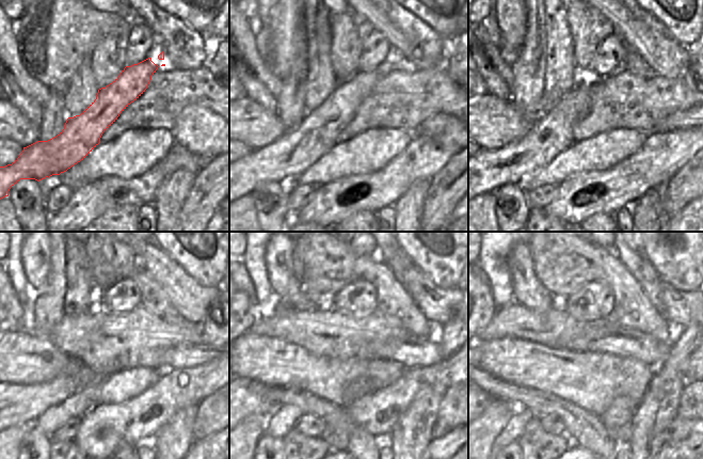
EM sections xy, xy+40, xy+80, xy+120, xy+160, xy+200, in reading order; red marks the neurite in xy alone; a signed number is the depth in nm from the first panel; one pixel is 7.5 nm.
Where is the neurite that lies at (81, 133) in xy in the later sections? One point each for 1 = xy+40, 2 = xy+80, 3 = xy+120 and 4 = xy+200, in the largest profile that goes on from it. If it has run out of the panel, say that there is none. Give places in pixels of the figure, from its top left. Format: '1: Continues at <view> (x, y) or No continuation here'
1: Continues at xy+40 (293, 153)
2: Continues at xy+80 (550, 133)
3: Continues at xy+120 (12, 405)
4: Continues at xy+200 (490, 397)

